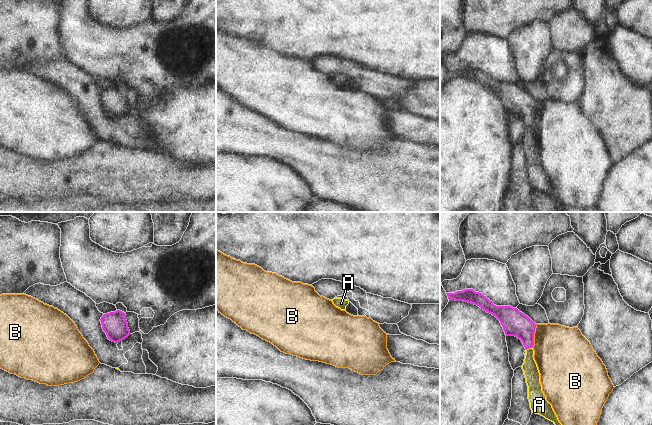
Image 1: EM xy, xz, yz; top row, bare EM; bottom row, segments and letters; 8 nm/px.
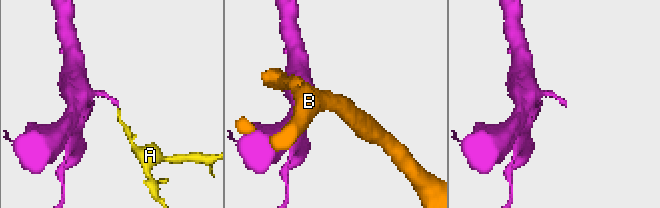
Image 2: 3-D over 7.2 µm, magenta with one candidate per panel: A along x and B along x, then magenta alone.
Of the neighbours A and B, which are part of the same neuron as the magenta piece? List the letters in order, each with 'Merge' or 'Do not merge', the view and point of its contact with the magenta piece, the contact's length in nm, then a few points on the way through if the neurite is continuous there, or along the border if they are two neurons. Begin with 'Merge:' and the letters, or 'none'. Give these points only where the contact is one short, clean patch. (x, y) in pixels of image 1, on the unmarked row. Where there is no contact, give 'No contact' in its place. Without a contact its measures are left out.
Merge: A
A: Merge. Touches magenta at yz (529, 123). Shared border 60 nm. Path across: yz (515, 99), (526, 110), (529, 123), (529, 143), (531, 148)
B: Do not merge. Touches magenta at yz (533, 112). Shared border 200 nm. Boundary: yz (537, 100), (534, 106), (534, 121), (532, 123)

